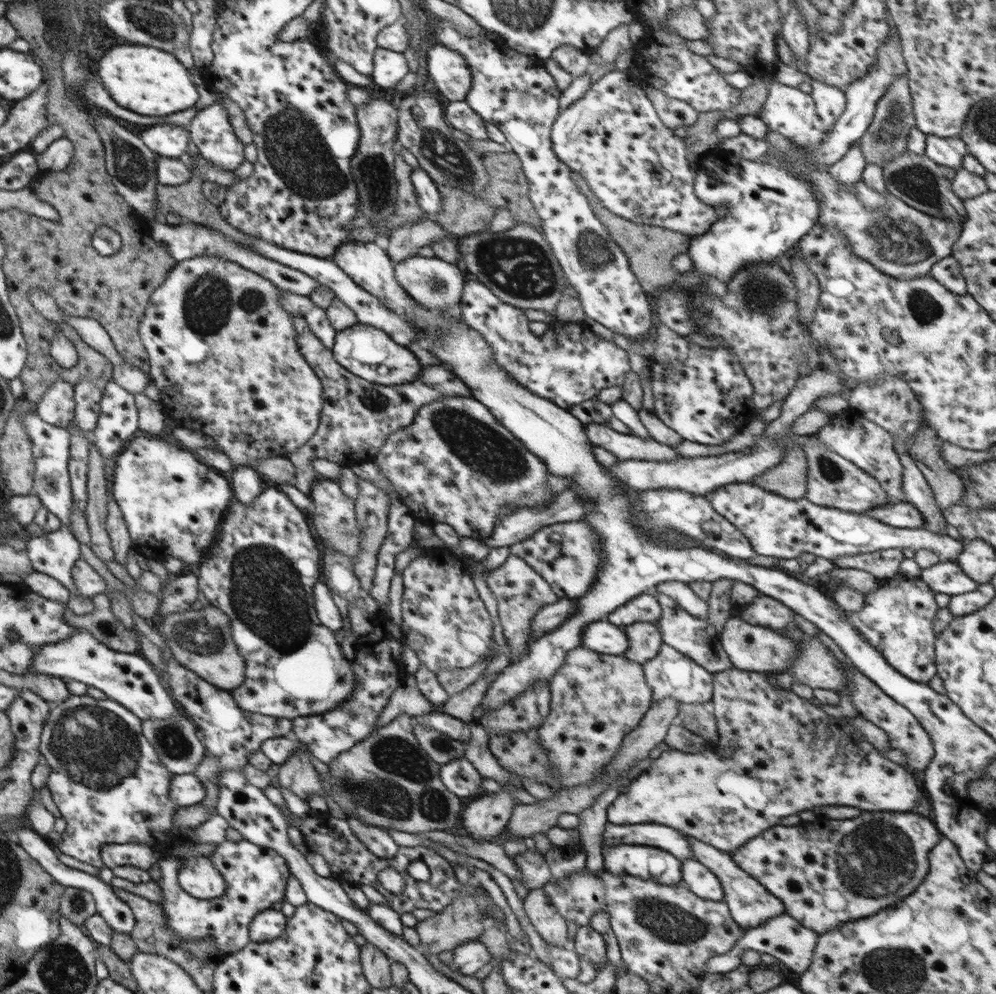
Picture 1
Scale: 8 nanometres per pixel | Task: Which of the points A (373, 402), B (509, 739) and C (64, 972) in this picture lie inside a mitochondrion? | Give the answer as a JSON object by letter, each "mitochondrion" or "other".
{"A":"mitochondrion","B":"other","C":"mitochondrion"}

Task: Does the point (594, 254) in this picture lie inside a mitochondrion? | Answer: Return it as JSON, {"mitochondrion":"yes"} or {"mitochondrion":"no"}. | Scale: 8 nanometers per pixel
{"mitochondrion":"yes"}

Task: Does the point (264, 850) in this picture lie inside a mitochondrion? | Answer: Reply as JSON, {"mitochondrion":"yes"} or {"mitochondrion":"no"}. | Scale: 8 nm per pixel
{"mitochondrion":"no"}

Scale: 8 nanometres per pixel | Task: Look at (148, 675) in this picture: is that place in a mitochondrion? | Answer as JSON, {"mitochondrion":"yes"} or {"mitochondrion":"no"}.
{"mitochondrion":"no"}

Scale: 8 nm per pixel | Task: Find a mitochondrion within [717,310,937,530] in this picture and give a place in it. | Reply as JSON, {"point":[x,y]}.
{"point":[828,469]}

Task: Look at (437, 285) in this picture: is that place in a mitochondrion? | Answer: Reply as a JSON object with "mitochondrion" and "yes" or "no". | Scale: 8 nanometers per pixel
{"mitochondrion":"yes"}

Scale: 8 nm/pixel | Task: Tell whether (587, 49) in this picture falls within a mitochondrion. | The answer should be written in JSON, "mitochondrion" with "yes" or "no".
{"mitochondrion":"no"}

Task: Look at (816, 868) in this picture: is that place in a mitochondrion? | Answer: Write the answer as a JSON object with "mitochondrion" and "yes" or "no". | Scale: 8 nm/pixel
{"mitochondrion":"no"}

